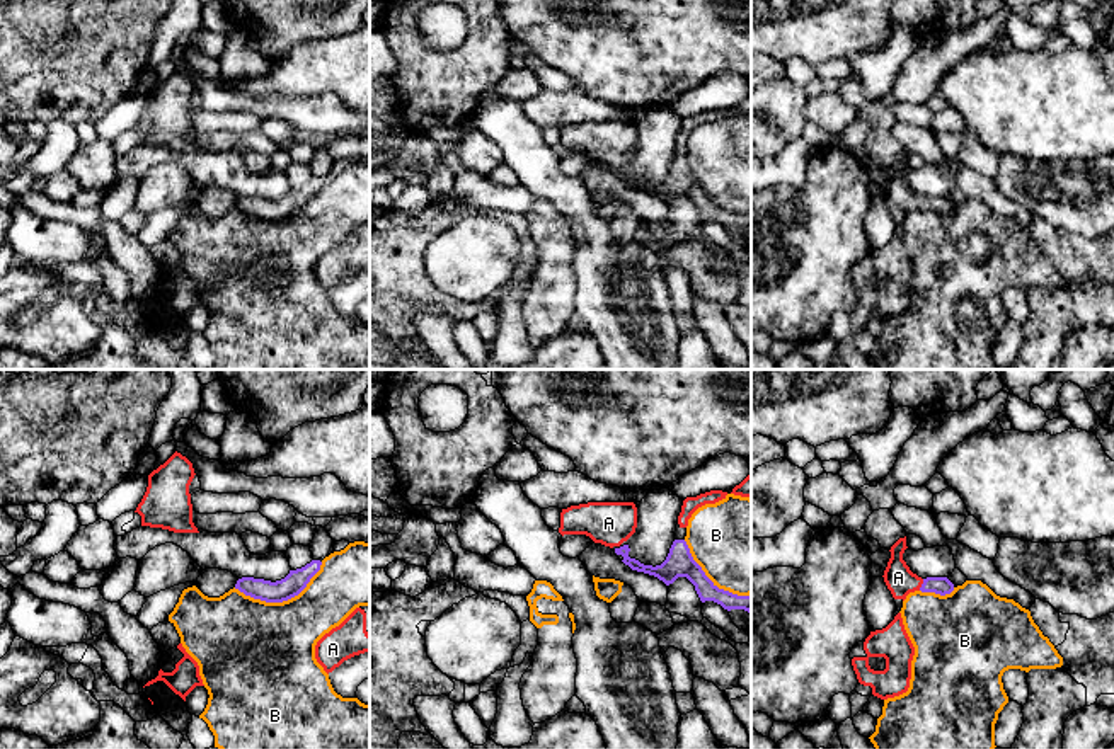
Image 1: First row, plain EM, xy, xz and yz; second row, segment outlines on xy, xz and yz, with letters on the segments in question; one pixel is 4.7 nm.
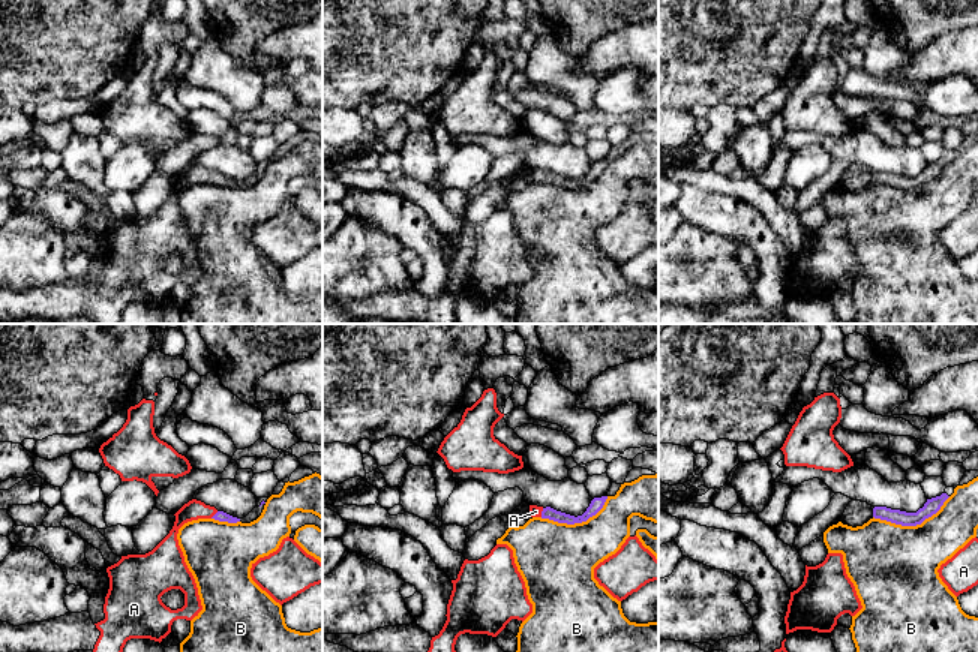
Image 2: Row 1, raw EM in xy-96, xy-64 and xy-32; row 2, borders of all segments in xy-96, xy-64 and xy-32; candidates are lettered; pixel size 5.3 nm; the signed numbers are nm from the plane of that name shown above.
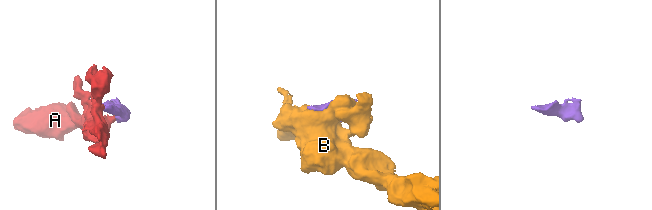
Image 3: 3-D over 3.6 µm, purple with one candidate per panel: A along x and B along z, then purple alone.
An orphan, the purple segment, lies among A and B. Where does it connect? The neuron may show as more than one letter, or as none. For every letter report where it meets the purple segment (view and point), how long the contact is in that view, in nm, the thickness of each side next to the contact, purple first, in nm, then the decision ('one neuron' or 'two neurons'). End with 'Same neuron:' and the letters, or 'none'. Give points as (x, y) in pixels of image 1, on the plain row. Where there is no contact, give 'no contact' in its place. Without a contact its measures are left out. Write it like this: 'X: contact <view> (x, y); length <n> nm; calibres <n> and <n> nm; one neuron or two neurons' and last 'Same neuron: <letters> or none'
A: contact yz (922, 203); length 60 nm; calibres 90 and 140 nm; one neuron
B: contact xy (281, 220); length 440 nm; calibres 100 and 460 nm; two neurons
Same neuron: A

